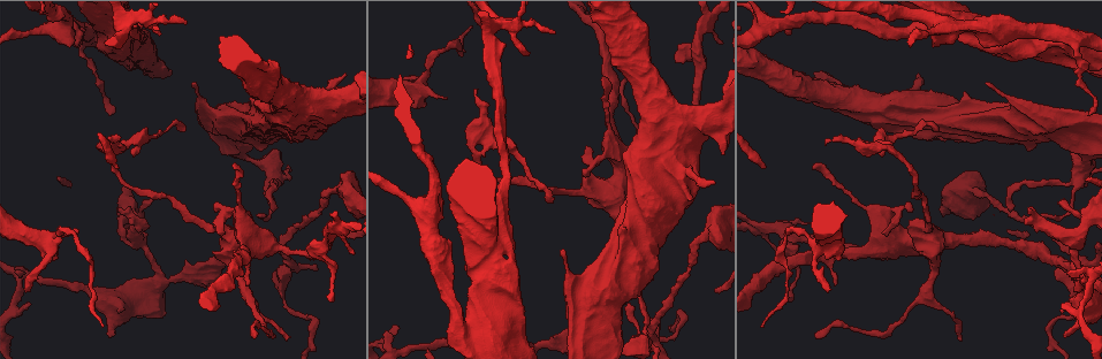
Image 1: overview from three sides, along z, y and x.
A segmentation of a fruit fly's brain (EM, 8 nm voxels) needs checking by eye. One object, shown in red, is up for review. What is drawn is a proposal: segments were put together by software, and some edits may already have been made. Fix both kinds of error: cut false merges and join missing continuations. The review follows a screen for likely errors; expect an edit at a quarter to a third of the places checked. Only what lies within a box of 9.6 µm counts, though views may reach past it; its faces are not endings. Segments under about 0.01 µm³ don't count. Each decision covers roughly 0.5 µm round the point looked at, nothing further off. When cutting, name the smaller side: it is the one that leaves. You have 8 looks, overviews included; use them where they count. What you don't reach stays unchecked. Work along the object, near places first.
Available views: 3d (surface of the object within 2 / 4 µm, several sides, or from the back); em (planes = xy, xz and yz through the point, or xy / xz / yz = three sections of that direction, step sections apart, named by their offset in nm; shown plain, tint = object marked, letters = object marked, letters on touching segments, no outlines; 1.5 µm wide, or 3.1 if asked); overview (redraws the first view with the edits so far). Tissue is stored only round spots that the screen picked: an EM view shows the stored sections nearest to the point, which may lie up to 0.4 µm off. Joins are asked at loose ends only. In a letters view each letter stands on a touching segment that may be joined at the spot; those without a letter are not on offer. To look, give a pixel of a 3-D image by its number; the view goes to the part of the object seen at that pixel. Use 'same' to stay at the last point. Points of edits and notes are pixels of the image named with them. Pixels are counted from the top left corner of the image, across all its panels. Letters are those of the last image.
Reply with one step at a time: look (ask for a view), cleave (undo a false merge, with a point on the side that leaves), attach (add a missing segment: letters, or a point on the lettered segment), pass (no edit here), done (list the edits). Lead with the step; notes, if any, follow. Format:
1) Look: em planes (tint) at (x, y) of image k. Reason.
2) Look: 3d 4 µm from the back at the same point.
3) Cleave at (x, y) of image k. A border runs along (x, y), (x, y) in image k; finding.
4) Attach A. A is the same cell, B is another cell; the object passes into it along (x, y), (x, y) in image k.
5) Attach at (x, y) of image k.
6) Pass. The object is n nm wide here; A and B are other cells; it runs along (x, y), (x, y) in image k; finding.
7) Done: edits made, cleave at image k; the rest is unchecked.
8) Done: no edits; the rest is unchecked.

Look: 3d 4 µm at (284, 248) of image 1. Calibre changes.

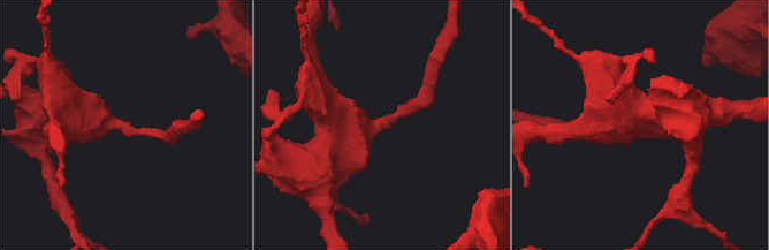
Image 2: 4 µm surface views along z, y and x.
Look: em xz step 4 (letters) at (122, 126) of image 2. The arms are 180, 440 nm wide; now the EM.

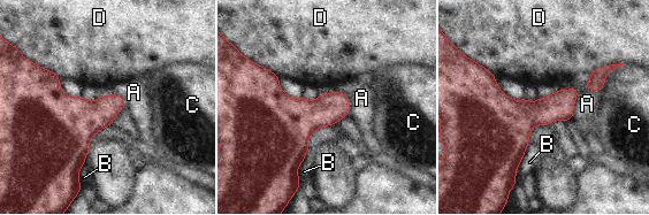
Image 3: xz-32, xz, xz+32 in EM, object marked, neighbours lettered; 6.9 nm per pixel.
Look: em planes (letters) at the same point.

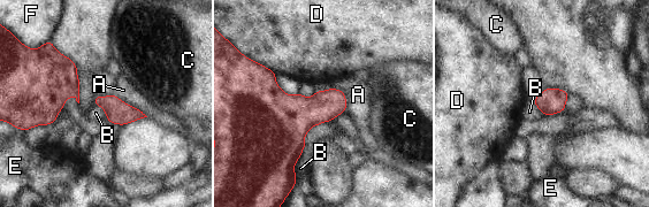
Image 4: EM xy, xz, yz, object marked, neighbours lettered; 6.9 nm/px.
Pass. The object is 160 nm wide here; A, B, C, D, E and F are other cells; a border runs along (305, 145), (294, 167), (296, 176) in image 4; all the same neuron.

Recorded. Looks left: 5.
Look: 3d 4 µm from the back at (824, 142) of image 1. Branch stops here.

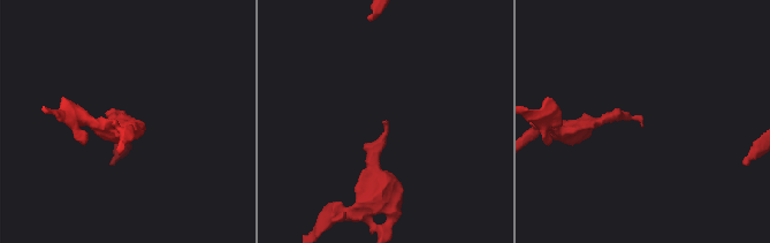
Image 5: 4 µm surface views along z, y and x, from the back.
Look: em planes (letters) at (388, 121) of image 5. Need the tissue.

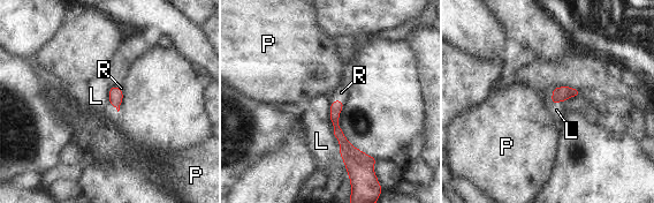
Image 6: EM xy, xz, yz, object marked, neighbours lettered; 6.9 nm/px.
Attach R. The longest contact is with L, 240 nm; R is the same cell, L and P are other cells; the object passes into it along (336, 105), (331, 112), (341, 92) in image 6; the neuron continues.

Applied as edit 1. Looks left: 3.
Look: 3d 2 µm at (960, 339) of image 1.

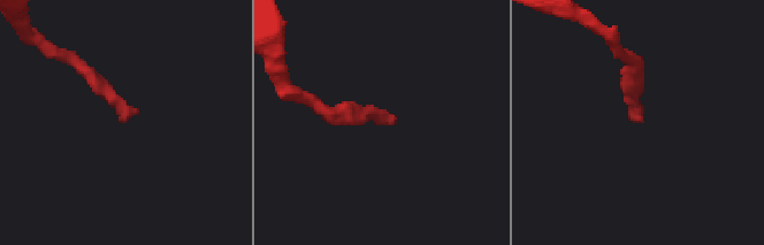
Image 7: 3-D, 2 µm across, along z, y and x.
Look: em planes (letters) at (641, 113) of image 7.

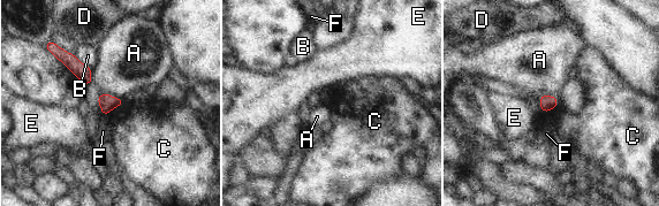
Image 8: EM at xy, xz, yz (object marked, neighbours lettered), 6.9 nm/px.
Pass. The longest contact is with A, 190 nm; A, B, C, D, E and F are other cells; a border runs along (123, 102), (114, 106), (106, 114) in image 8; none of them fits.

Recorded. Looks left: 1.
Done: edits made, attach at image 6; the rest is unchecked.

